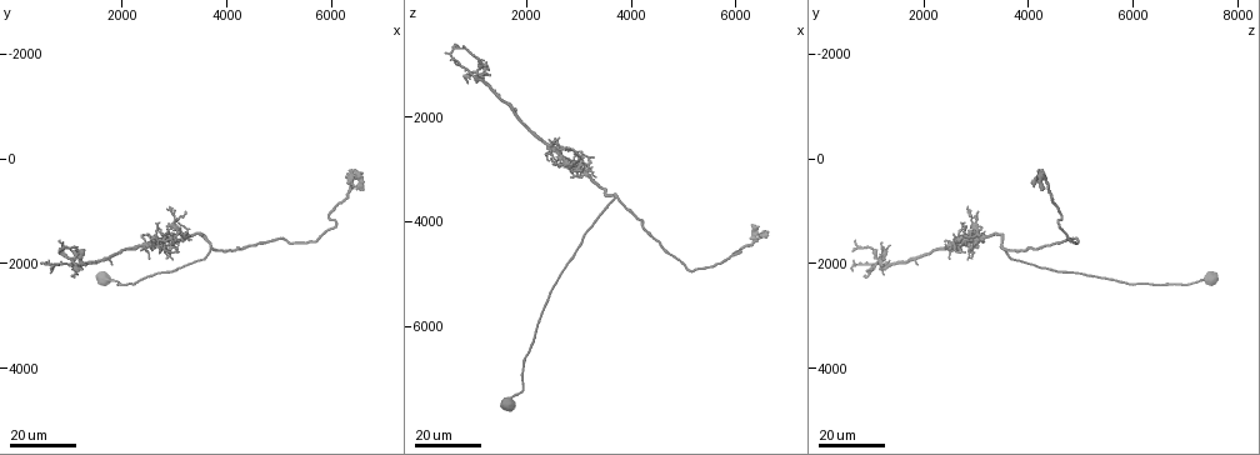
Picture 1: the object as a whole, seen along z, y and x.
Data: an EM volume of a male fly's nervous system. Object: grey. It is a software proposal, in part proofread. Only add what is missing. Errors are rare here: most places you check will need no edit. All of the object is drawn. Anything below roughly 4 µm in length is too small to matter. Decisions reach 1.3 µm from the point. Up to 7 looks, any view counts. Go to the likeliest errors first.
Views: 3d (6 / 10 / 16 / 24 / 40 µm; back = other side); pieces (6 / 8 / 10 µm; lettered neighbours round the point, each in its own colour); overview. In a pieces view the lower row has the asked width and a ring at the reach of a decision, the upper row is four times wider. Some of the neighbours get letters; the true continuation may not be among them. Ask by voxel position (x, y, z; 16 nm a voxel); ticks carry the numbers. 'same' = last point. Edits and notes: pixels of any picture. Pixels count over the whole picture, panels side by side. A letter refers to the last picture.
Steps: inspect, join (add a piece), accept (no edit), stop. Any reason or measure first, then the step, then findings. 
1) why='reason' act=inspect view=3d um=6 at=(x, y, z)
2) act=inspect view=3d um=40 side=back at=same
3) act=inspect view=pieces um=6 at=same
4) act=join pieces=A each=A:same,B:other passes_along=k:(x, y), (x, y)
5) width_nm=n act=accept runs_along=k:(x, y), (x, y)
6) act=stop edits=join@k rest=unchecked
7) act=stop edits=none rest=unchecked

why='free end' act=inspect view=3d um=24 at=(6600, 600, 4200)

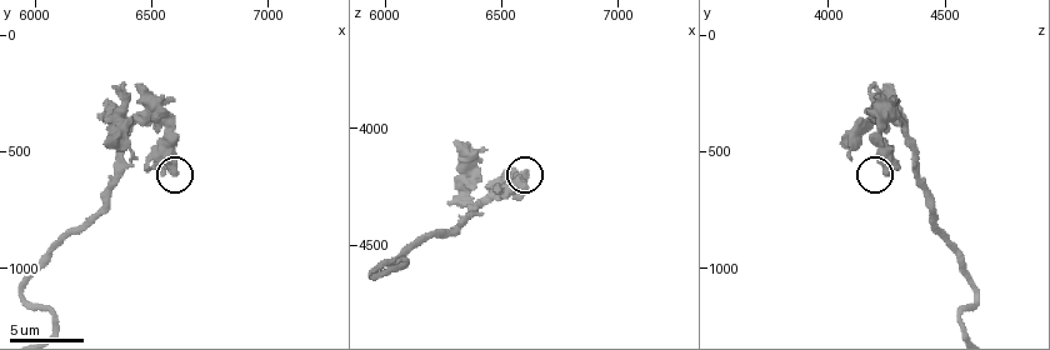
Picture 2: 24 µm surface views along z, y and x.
act=inspect view=pieces um=6 at=(6610, 590, 4250)

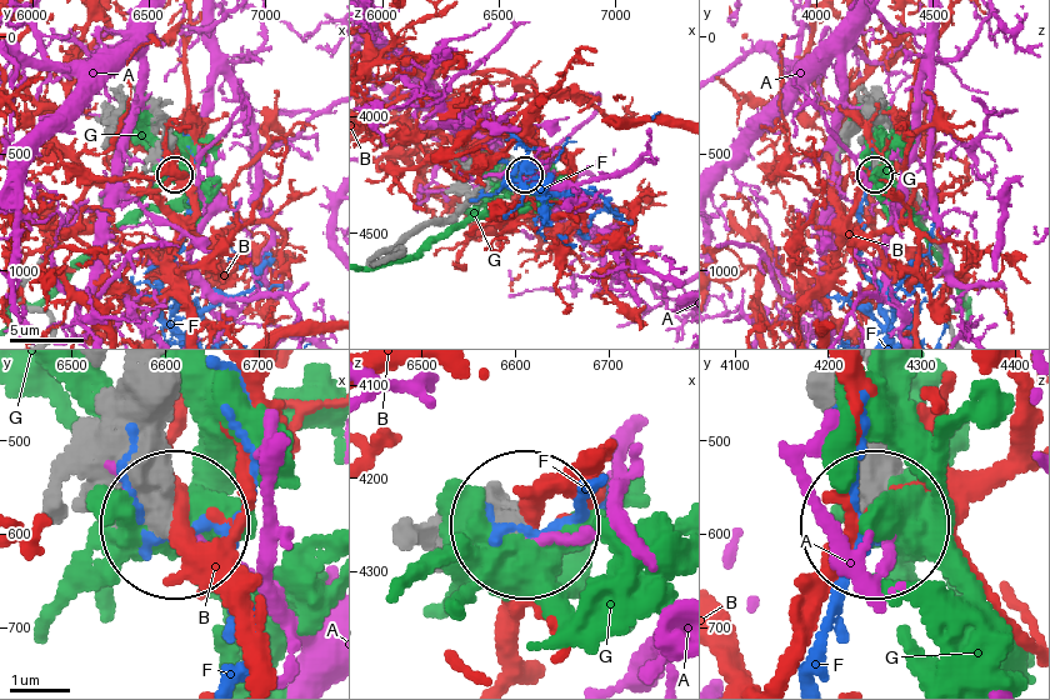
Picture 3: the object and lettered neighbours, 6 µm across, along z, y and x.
act=accept each=A:other,B:other,F:other,G:other found='no lettered piece goes on from it'

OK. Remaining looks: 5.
act=inspect view=3d um=16 at=(2600, 1750, 2500)

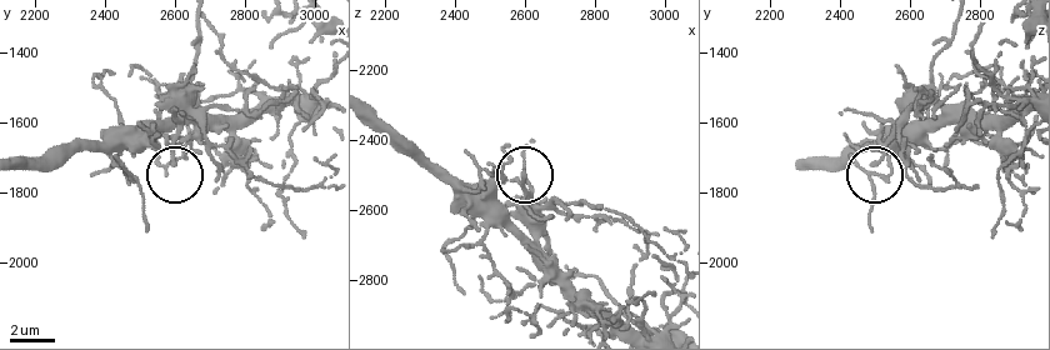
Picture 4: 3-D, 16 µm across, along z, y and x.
act=inspect view=pieces um=8 at=(2590, 1720, 2500)

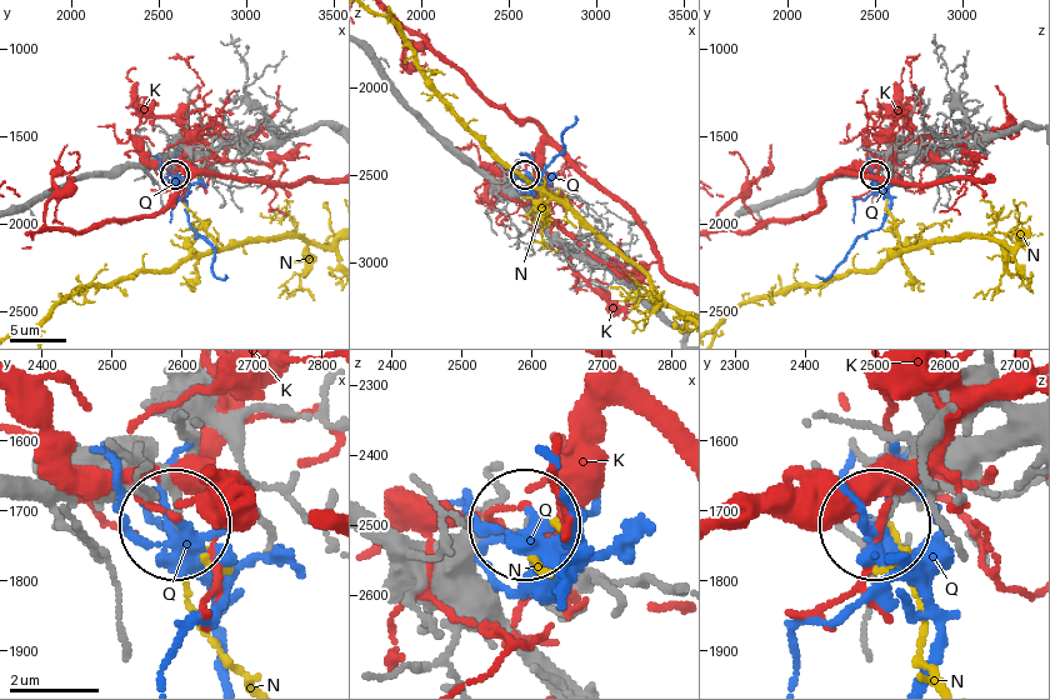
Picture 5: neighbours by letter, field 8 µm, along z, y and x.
act=accept each=K:other,N:other,Q:other found='none of them fits'

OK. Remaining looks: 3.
why='an open end' act=inspect view=3d um=16 at=(500, 2000, 800)

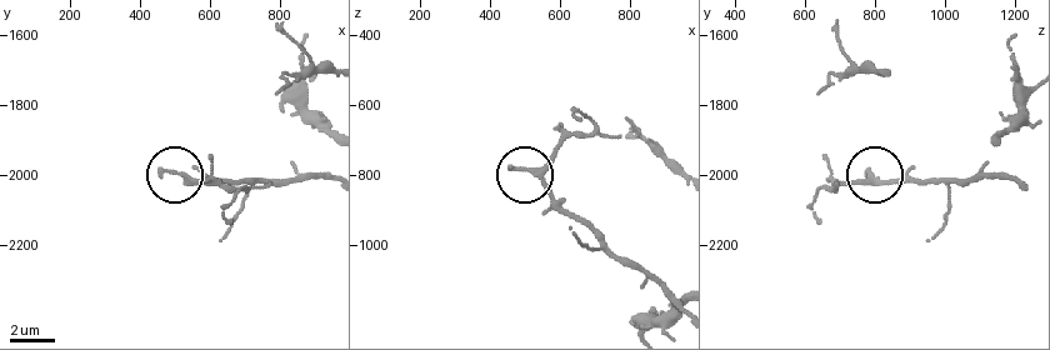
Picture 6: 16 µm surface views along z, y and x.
act=inspect view=pieces um=8 at=(460, 1980, 780)

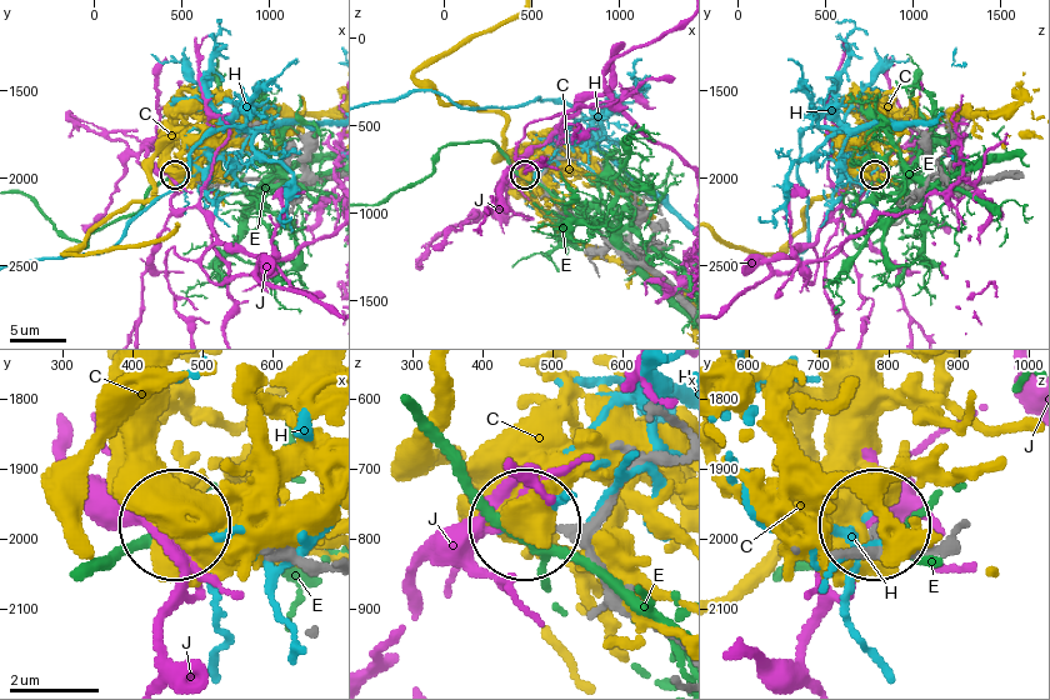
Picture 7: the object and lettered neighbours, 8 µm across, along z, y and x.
act=accept each=C:other,E:other,H:other,J:other found='no lettered piece goes on from it'

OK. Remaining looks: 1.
act=stop edits=none rest=unchecked

